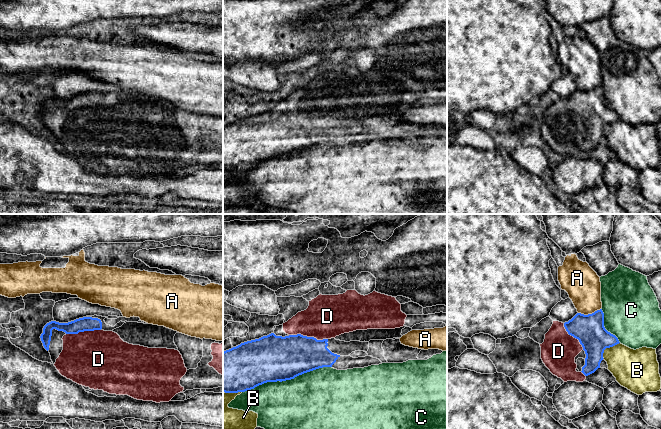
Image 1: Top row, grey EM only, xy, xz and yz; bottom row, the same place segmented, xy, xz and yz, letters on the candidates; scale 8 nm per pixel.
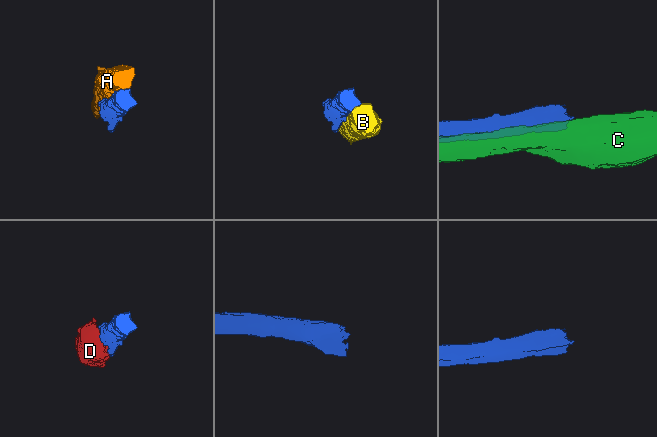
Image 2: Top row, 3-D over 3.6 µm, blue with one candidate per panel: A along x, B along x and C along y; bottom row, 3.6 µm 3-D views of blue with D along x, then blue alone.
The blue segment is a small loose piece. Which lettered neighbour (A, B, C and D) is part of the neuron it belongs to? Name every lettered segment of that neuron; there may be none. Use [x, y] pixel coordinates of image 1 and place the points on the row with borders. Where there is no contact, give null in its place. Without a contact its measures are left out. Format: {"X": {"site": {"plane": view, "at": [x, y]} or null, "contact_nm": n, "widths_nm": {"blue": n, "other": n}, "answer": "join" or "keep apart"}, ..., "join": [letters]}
{"A": {"site": {"plane": "yz", "at": [589, 314]}, "contact_nm": 190, "widths_nm": {"blue": 240, "other": 280}, "answer": "keep apart"}, "B": {"site": {"plane": "yz", "at": [608, 347]}, "contact_nm": 190, "widths_nm": {"blue": 240, "other": 300}, "answer": "keep apart"}, "C": {"site": {"plane": "xz", "at": [286, 379]}, "contact_nm": 750, "widths_nm": {"blue": 380, "other": 440}, "answer": "keep apart"}, "D": {"site": {"plane": "xz", "at": [308, 337]}, "contact_nm": 320, "widths_nm": {"blue": 340, "other": 360}, "answer": "join"}, "join": ["D"]}

